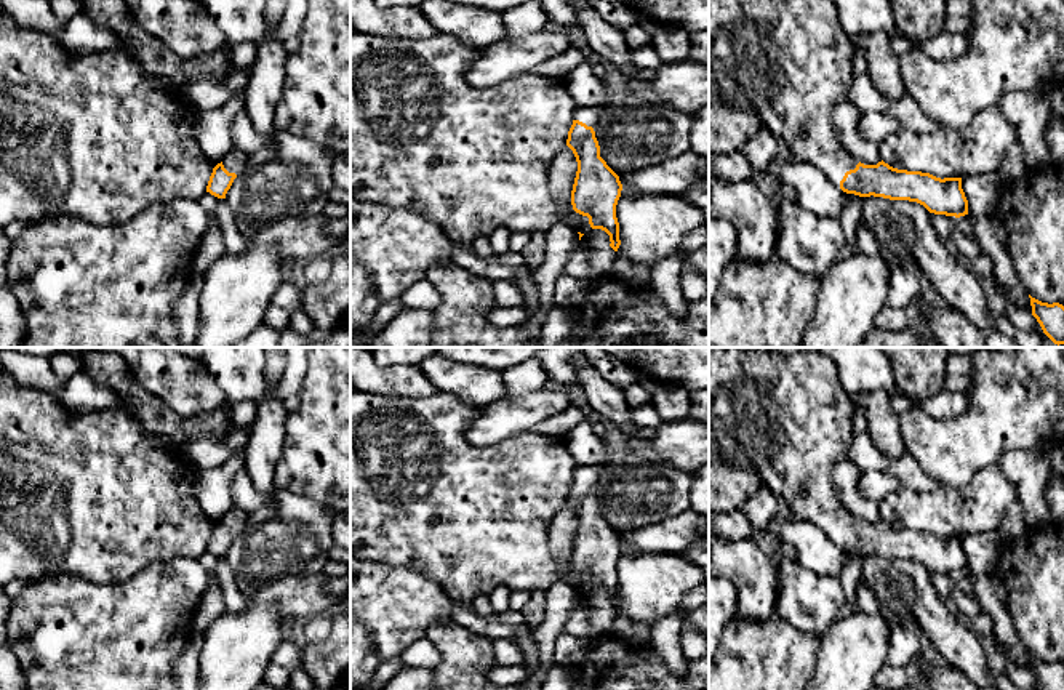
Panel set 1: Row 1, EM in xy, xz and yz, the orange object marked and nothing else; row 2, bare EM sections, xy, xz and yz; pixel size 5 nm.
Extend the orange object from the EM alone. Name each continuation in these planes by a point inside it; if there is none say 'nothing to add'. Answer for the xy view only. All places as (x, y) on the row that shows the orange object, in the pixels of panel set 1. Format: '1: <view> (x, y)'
1: xy (234, 162)

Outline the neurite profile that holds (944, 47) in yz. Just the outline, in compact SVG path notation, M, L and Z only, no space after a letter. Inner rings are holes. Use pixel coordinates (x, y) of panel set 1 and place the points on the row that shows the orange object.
M944 30L933 38L920 40L918 48L934 61L950 61L960 58L966 51L968 40L963 34Z

